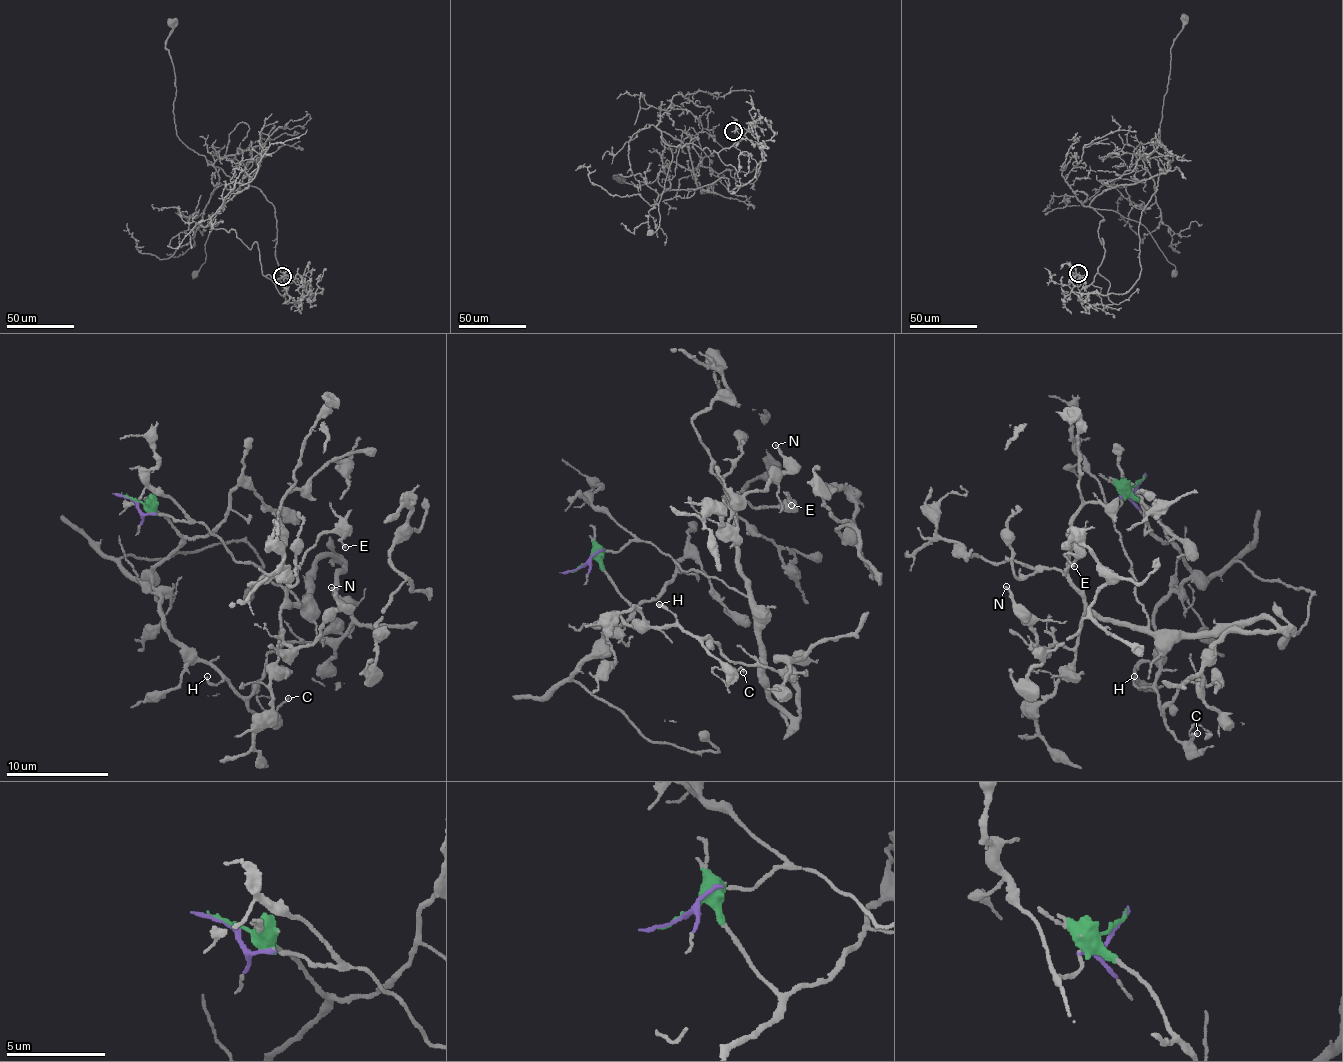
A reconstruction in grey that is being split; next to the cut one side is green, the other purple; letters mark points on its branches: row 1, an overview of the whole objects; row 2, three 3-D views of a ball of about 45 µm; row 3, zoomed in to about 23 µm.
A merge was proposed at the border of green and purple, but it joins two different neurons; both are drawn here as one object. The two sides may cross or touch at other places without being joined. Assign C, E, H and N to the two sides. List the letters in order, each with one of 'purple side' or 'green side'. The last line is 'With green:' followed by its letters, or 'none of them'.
C: green side
E: purple side
H: green side
N: purple side
With green: C, H

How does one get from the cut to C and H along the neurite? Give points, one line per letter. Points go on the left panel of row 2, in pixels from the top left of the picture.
C: (130, 499), (167, 520), (182, 538), (154, 573), (167, 636), (206, 659), (261, 716), (289, 697)
H: (130, 499), (167, 520), (182, 538), (154, 573), (151, 588), (165, 631), (224, 679), (216, 684), (206, 676)

